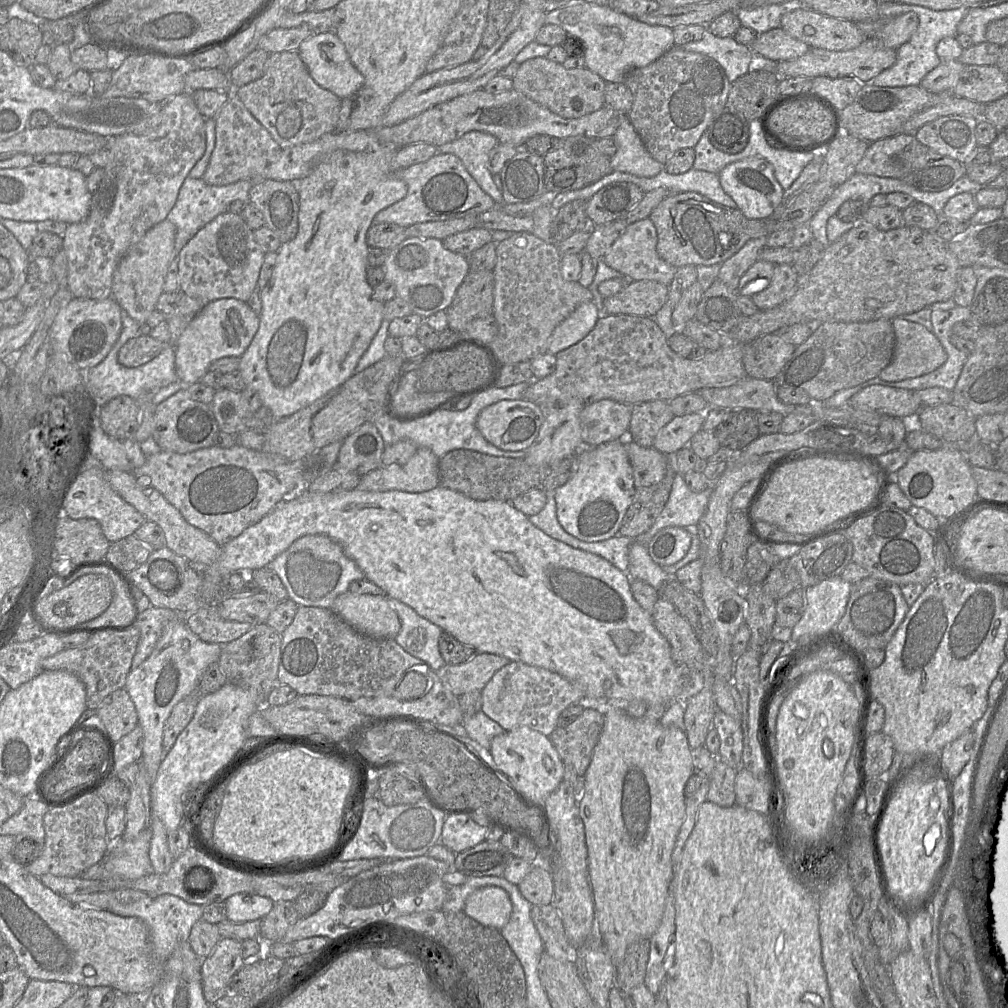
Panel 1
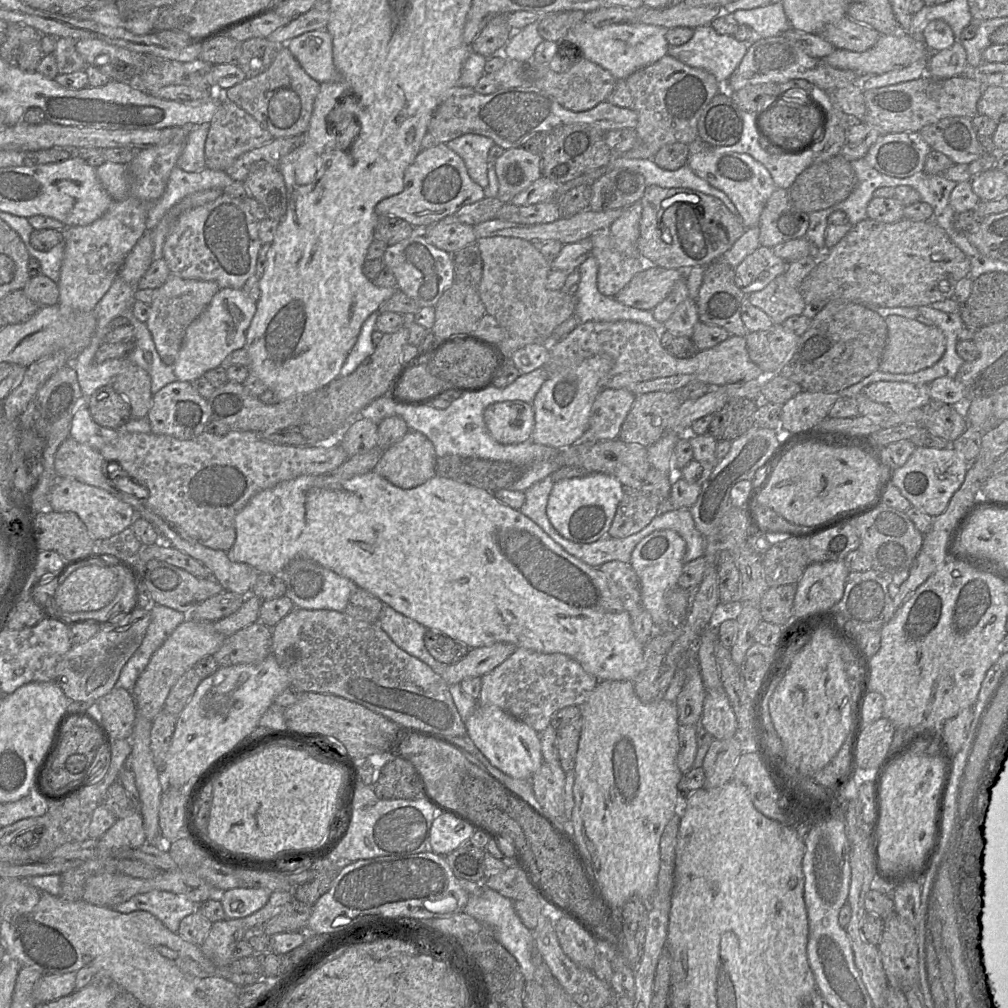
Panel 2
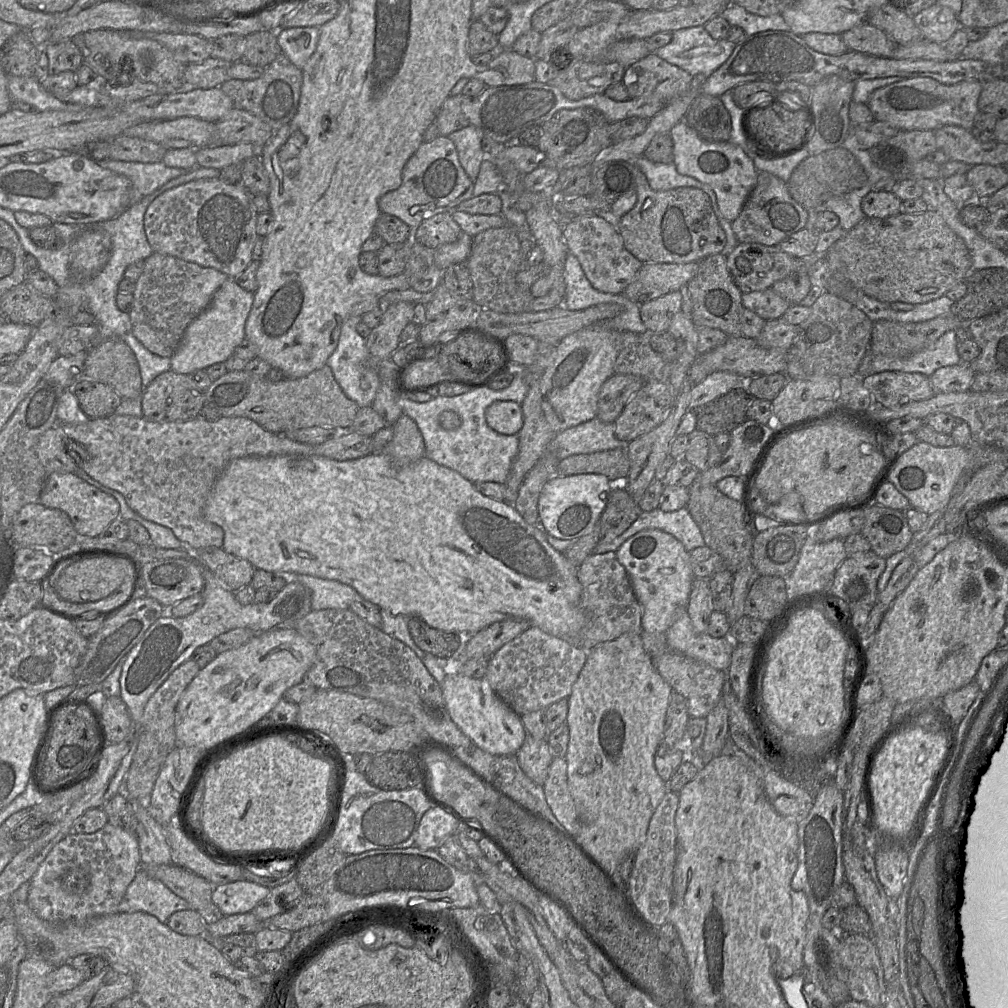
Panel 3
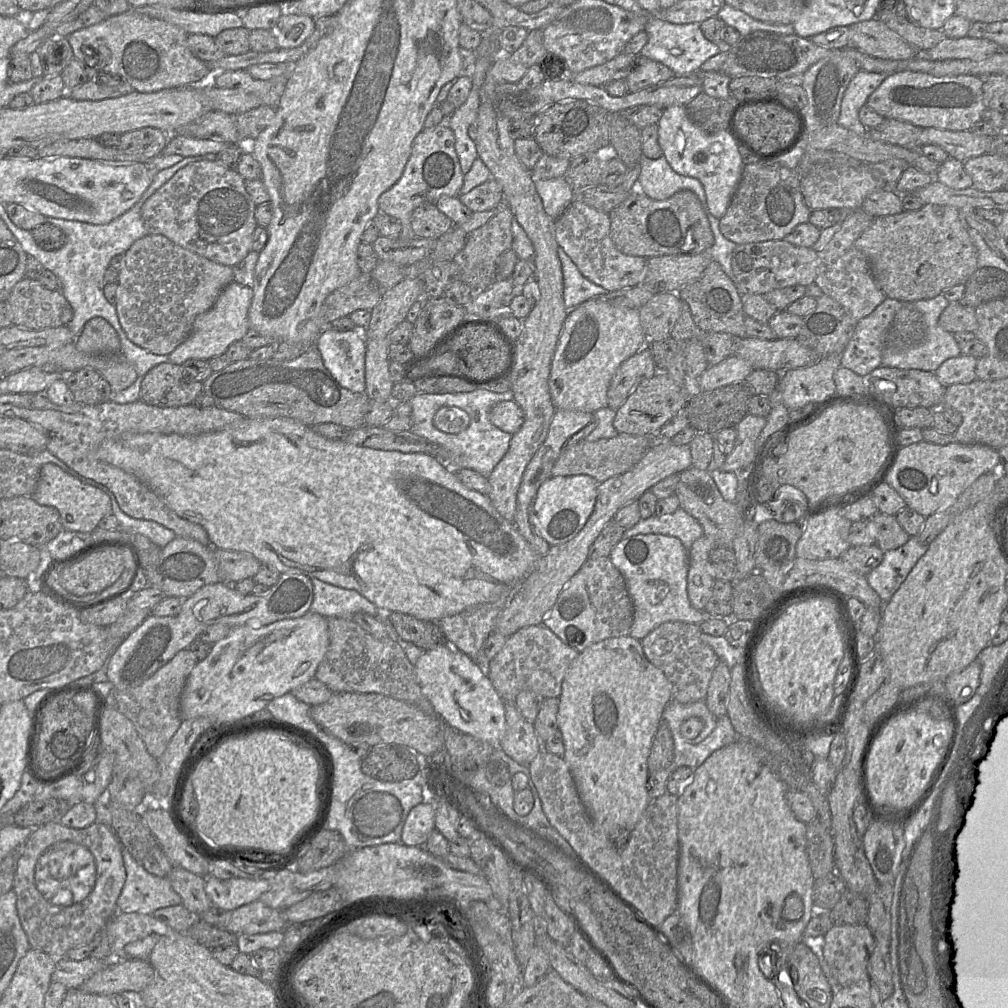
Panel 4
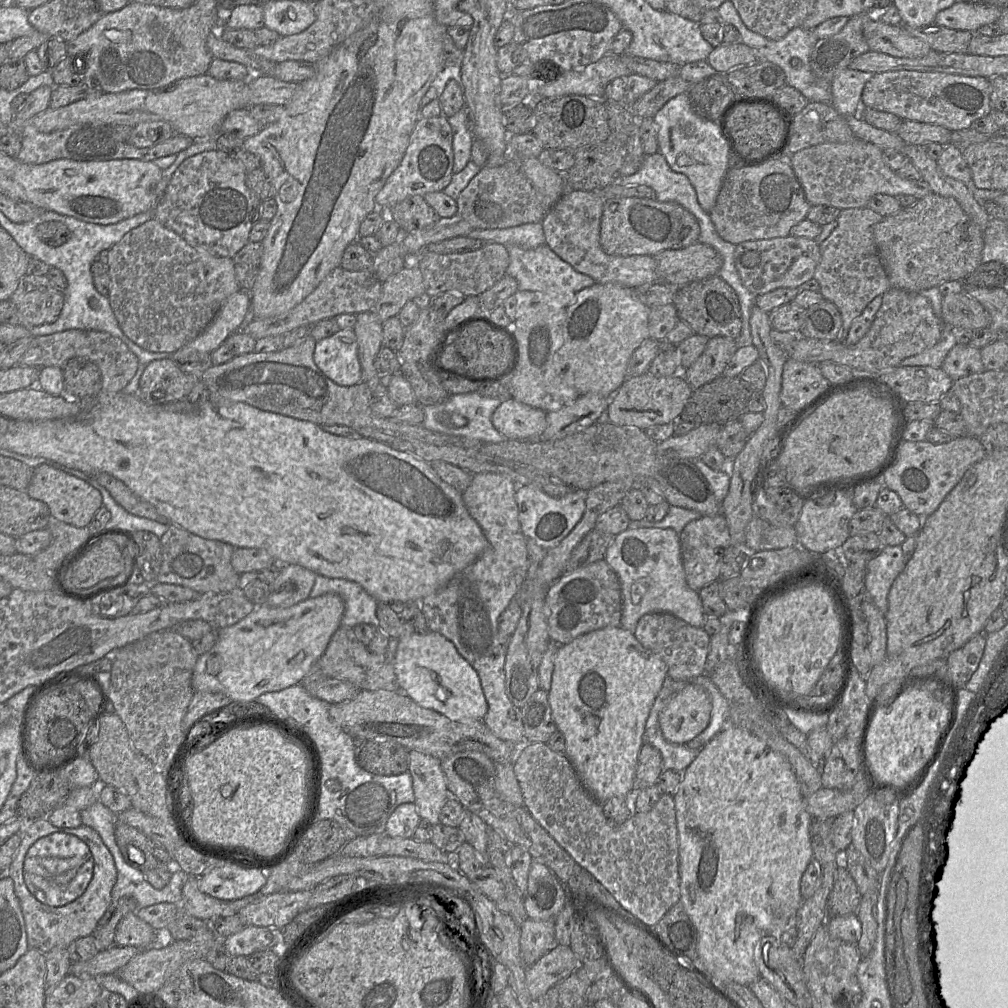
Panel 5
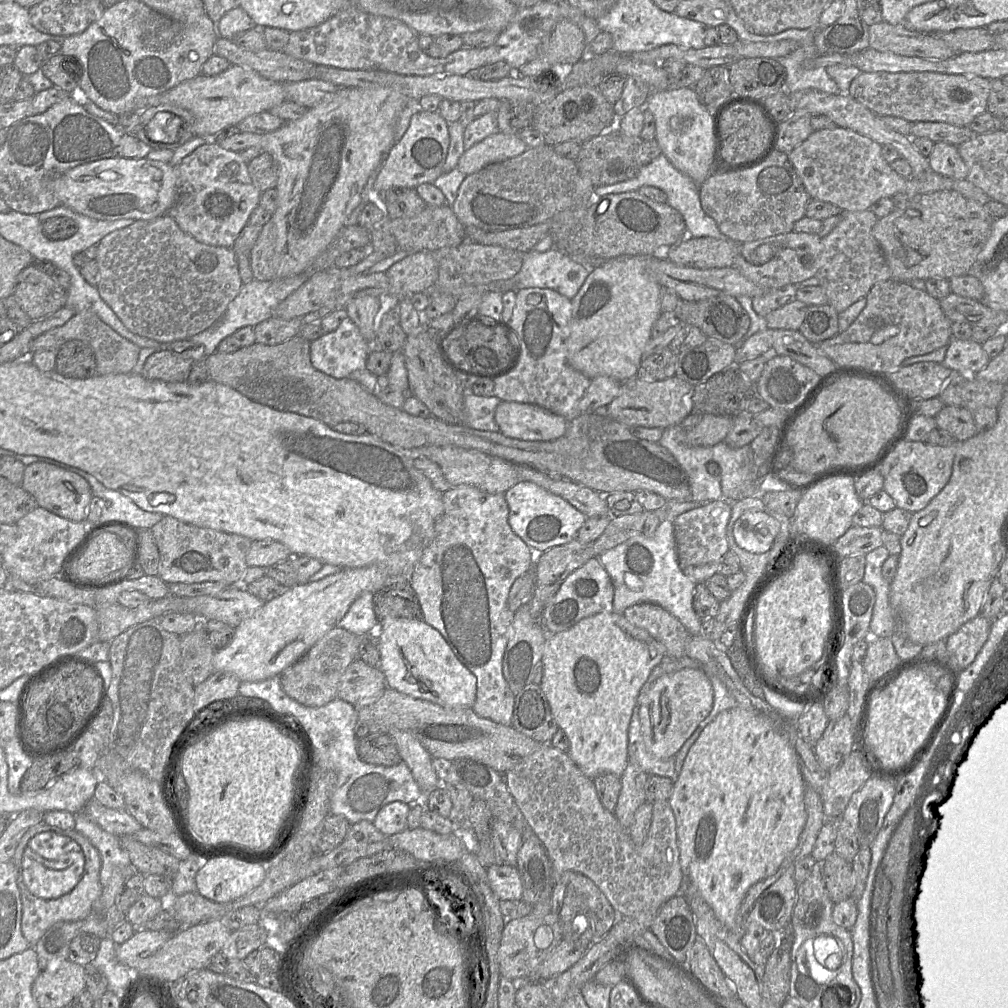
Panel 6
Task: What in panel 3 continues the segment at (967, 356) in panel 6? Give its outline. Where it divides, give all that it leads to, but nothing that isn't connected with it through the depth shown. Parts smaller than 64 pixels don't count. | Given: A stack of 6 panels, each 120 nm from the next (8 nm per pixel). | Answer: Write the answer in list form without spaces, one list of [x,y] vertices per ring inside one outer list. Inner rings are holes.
[[[961,362],[954,366],[942,367],[930,376],[935,393],[965,392],[971,389],[975,376],[969,364]]]

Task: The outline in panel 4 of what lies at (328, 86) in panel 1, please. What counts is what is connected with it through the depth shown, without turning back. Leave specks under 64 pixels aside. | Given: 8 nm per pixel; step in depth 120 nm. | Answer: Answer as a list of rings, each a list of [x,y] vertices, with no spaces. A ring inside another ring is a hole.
[[[286,13],[269,31],[274,36],[278,48],[291,49],[302,45],[314,30],[315,20],[310,16]]]

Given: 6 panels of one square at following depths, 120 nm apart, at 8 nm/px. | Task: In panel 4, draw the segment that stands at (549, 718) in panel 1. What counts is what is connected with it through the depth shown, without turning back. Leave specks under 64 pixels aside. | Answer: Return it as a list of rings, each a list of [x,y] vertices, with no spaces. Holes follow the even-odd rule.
[[[544,624],[532,625],[510,636],[489,664],[488,677],[500,697],[506,702],[515,702],[522,691],[533,691],[542,697],[559,698],[562,683],[573,660],[579,652],[563,643]]]

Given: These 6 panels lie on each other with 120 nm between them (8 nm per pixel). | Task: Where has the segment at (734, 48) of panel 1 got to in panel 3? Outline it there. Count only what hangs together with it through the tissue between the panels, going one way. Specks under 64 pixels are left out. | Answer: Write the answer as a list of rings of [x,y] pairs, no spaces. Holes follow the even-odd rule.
[[[704,26],[672,32],[671,41],[653,52],[692,76],[709,77],[732,54],[736,44],[728,39],[716,40]]]

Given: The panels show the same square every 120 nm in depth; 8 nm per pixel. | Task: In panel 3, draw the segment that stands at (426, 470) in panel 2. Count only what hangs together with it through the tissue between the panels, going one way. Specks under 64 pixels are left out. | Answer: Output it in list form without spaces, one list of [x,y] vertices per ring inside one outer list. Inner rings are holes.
[[[406,414],[393,425],[394,435],[385,447],[388,454],[398,465],[408,465],[426,456],[425,441],[416,422]]]

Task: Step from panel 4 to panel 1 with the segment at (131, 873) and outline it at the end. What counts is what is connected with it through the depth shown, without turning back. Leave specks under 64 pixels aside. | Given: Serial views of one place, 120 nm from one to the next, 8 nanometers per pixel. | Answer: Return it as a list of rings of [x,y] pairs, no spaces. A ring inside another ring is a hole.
[[[116,888],[114,895],[119,901],[110,905],[108,910],[122,917],[136,917],[147,926],[155,955],[166,960],[176,951],[180,944],[188,941],[192,926],[203,915],[203,906],[187,903],[185,900],[170,894],[148,897],[131,888]]]

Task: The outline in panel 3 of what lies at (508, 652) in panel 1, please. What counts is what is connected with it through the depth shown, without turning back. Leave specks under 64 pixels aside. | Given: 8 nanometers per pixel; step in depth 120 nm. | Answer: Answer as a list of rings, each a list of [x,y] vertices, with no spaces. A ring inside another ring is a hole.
[[[384,451],[346,461],[323,456],[237,458],[226,466],[215,482],[203,508],[203,515],[223,529],[224,551],[249,561],[256,569],[282,573],[287,577],[305,574],[339,581],[354,588],[364,599],[380,609],[386,609],[393,615],[418,617],[428,626],[444,632],[469,637],[495,622],[514,617],[525,619],[531,626],[573,645],[573,639],[587,624],[587,616],[581,606],[582,587],[577,577],[578,567],[547,542],[540,526],[529,525],[512,504],[481,494],[472,482],[458,472],[426,456],[408,465],[396,464]]]

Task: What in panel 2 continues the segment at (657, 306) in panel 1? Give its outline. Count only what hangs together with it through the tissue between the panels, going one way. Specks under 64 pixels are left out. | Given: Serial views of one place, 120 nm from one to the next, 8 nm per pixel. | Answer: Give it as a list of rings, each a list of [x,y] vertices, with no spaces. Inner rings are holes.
[[[646,265],[615,298],[629,307],[652,311],[669,295],[674,285],[685,277],[685,272]]]

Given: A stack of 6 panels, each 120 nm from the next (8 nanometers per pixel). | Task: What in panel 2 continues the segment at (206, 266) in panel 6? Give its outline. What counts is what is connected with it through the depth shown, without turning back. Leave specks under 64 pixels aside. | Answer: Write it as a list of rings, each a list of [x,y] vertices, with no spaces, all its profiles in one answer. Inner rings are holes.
[[[170,272],[165,283],[152,291],[146,325],[165,364],[174,367],[186,329],[203,312],[219,289],[215,281],[184,279]]]

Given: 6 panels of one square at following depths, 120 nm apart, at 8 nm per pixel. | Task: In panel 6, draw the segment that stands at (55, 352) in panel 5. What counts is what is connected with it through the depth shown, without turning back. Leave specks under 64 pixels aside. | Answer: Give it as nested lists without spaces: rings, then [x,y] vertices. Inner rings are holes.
[[[82,311],[75,313],[66,323],[40,334],[31,343],[31,353],[37,350],[56,351],[68,340],[81,340],[93,349],[96,358],[96,371],[98,375],[129,374],[137,363],[140,353],[139,346],[125,339],[104,323],[95,313]]]

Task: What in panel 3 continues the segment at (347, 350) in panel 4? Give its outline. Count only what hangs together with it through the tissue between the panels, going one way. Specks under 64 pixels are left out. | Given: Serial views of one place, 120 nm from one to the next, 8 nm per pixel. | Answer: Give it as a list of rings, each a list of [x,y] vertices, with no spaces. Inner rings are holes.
[[[354,316],[343,324],[338,345],[326,364],[331,367],[343,392],[362,408],[372,406],[380,386],[380,377],[376,369],[370,365],[370,353],[366,339],[356,330],[359,322],[361,322],[361,316]]]

